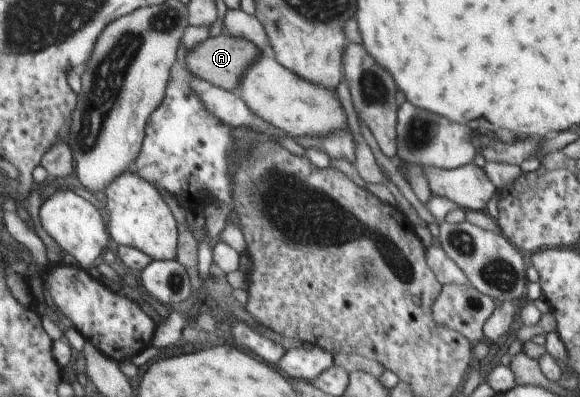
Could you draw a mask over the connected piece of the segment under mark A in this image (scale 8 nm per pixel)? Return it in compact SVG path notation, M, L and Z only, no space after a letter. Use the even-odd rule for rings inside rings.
M222 34L196 46L192 52L188 53L187 64L196 76L208 80L226 92L237 92L240 83L243 82L244 72L248 72L248 68L252 68L252 64L256 64L256 60L260 60L262 53L260 46L252 44L252 40Z

